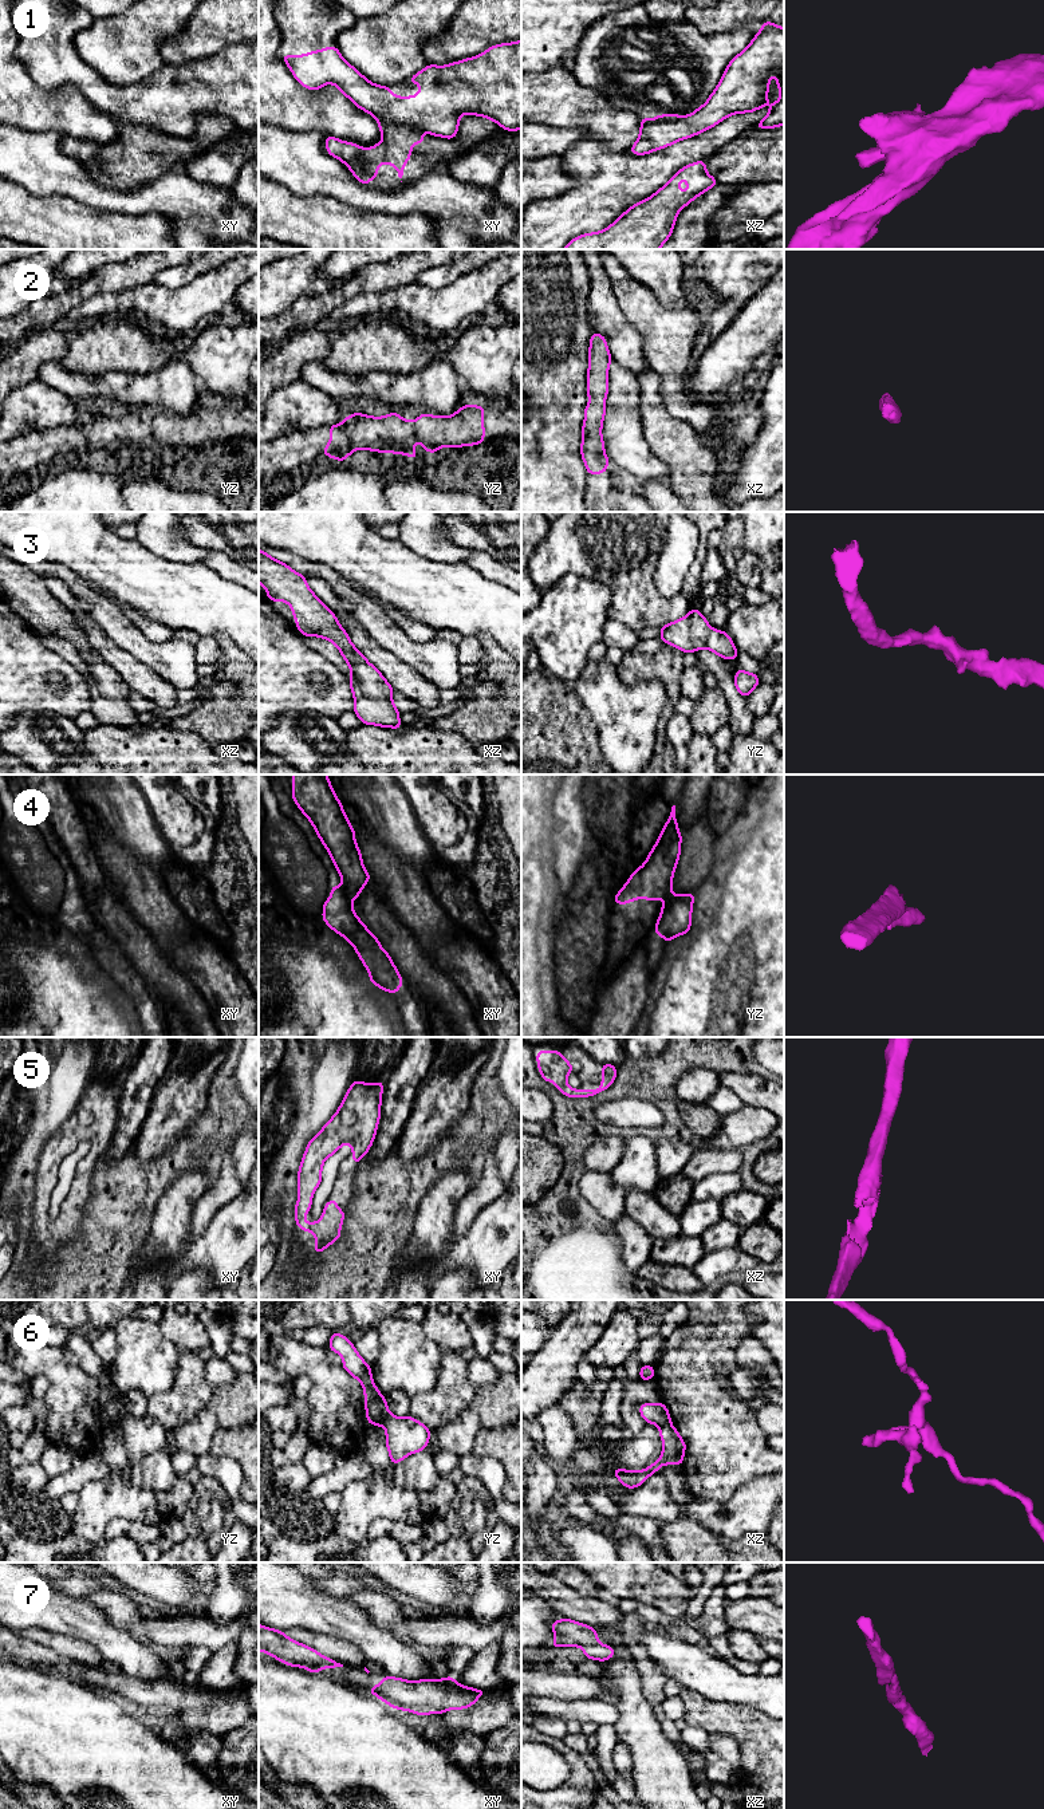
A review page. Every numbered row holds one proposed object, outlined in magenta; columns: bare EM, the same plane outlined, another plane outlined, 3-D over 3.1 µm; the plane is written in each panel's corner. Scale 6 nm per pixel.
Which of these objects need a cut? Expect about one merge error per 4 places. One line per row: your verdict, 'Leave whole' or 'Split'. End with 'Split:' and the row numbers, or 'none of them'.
1: Split
2: Leave whole
3: Leave whole
4: Split
5: Leave whole
6: Split
7: Leave whole
Split: 1, 4, 6

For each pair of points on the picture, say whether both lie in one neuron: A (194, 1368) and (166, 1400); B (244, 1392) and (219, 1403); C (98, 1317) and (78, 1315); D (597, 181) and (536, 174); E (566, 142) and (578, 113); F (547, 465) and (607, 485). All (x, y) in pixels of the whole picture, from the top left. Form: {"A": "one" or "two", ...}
{"A": "one", "B": "one", "C": "two", "D": "two", "E": "two", "F": "two"}

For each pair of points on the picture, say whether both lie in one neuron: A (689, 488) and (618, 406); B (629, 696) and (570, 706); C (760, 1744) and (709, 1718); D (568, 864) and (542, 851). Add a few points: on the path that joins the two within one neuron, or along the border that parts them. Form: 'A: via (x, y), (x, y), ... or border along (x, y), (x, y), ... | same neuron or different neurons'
A: border along (638, 404), (642, 436), (650, 450), (661, 460) | different neurons
B: border along (571, 685), (575, 696), (591, 717), (597, 732) | different neurons
C: via (748, 1731), (737, 1721), (721, 1718) | same neuron
D: border along (554, 824), (554, 864) | different neurons

